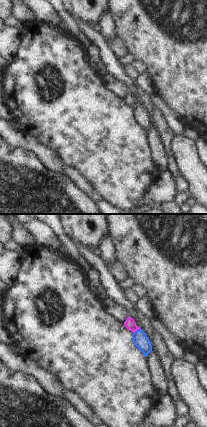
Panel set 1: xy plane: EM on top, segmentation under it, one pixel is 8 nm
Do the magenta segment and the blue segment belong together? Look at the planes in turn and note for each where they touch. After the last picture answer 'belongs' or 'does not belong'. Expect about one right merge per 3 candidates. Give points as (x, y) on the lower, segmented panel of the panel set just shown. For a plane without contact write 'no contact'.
meets magenta at (136, 330)

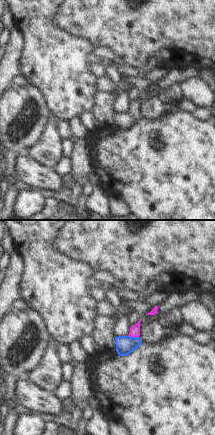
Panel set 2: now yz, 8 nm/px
meets magenta at (133, 336)

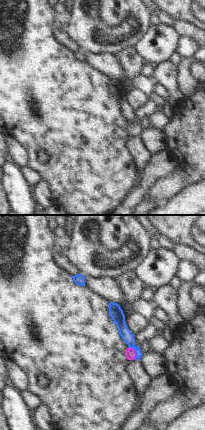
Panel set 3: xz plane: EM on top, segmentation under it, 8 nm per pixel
meets magenta at (134, 352)

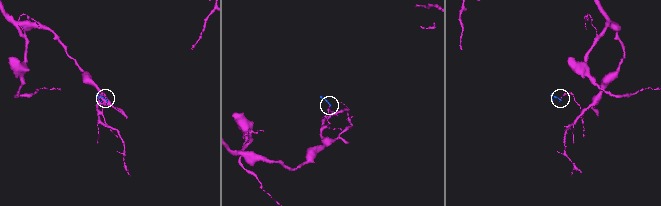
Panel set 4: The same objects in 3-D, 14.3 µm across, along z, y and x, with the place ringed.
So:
belongs

